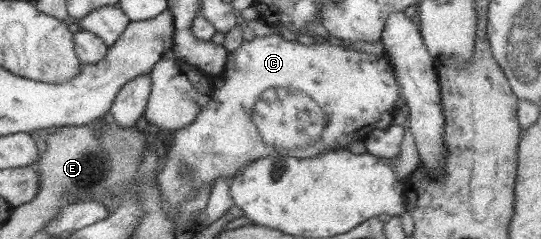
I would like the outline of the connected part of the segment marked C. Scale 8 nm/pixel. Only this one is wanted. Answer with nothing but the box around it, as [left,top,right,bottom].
[157,32,400,223]

